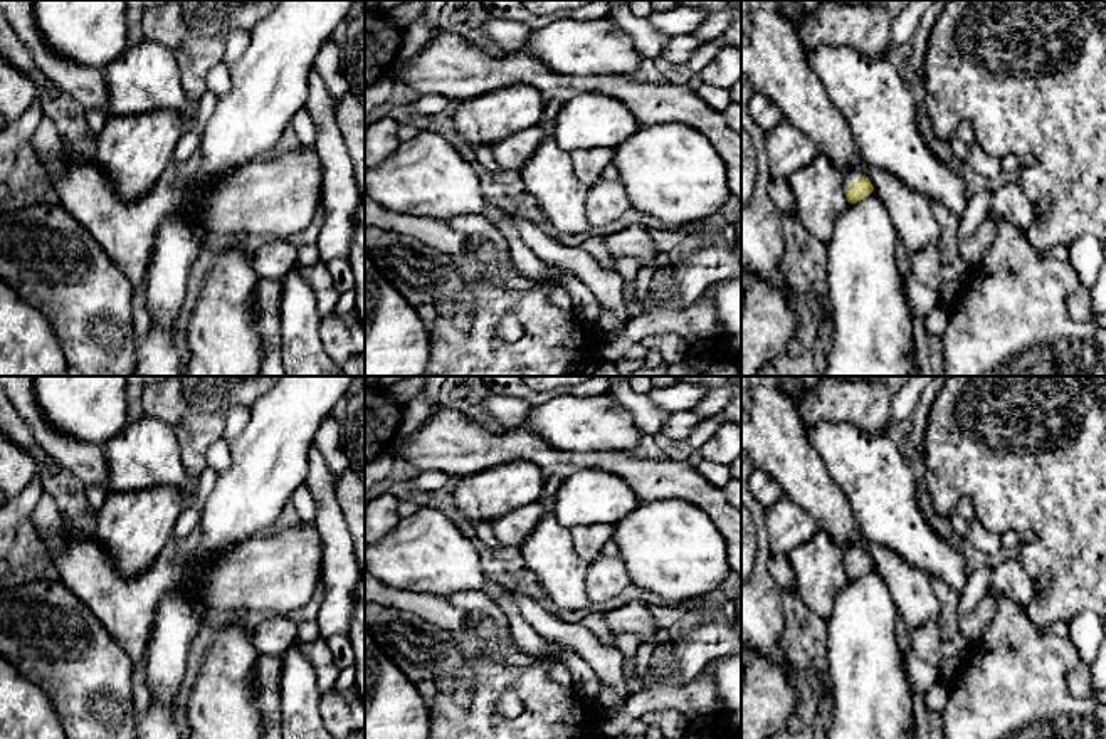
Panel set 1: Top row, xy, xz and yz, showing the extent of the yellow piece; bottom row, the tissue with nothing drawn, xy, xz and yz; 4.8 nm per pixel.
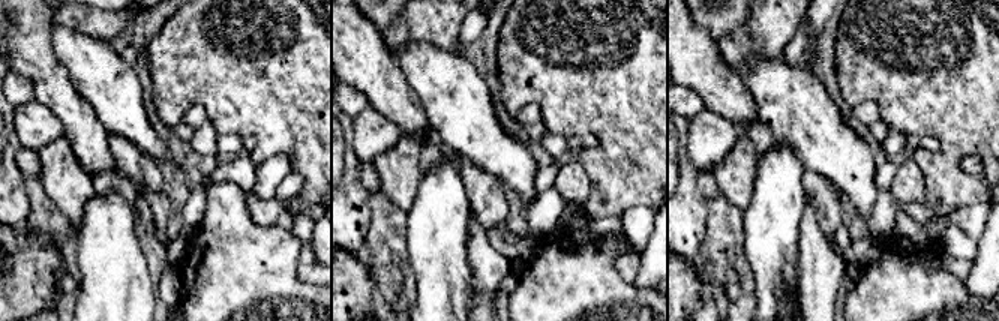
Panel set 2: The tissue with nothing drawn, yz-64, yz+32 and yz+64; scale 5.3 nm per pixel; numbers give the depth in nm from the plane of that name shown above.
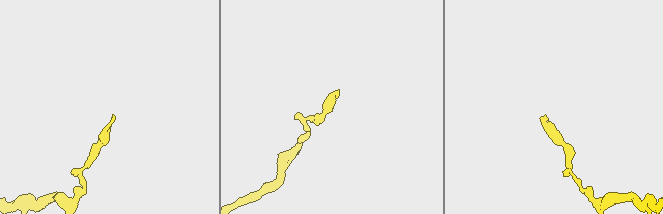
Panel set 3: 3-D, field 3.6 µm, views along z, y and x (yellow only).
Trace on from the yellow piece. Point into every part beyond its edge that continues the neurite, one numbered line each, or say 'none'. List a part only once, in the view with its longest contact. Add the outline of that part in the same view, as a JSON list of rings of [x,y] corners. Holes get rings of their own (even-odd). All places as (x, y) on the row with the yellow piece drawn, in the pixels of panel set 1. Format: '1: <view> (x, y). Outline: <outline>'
1: yz (851, 177). Outline: [[[861,165],[856,171],[849,171],[842,175],[844,186],[847,186],[849,183],[859,181],[862,176],[867,176],[866,165]]]

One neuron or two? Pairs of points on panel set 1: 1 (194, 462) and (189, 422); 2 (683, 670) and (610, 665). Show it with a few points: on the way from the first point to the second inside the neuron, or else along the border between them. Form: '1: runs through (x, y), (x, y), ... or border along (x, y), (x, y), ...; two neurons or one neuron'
1: runs through (194, 452), (194, 432); one neuron
2: border along (626, 659), (624, 674); two neurons

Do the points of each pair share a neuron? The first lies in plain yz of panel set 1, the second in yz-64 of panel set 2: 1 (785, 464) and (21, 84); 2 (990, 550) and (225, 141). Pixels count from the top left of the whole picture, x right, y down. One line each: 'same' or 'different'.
1: different
2: different

